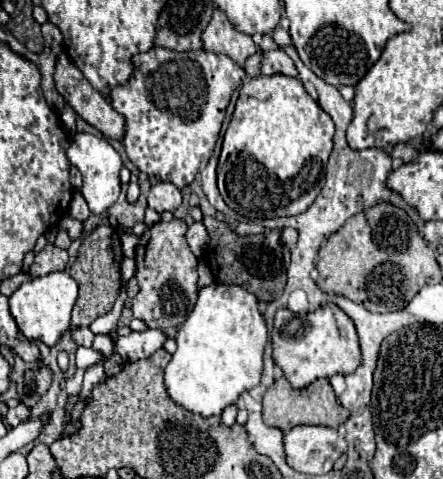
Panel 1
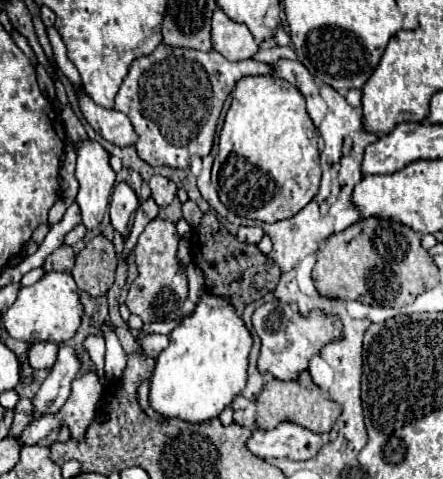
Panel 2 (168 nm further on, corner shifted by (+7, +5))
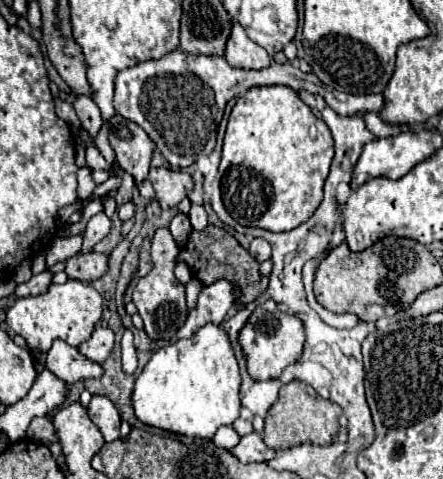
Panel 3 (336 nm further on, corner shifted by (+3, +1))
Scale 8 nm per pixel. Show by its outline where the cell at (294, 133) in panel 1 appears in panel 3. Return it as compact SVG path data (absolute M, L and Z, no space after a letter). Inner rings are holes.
M284 85L252 87L236 99L232 107L228 129L222 147L222 201L226 211L244 227L260 227L266 231L290 231L316 211L322 201L322 187L334 157L334 139L326 123L318 119L312 109L298 97L298 93Z

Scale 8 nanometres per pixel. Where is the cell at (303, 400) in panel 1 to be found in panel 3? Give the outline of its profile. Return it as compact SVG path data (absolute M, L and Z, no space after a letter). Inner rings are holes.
M290 381L280 389L278 401L270 407L266 417L266 429L264 429L264 443L270 449L282 451L290 449L294 445L302 443L316 443L316 445L328 445L338 437L338 417L342 415L342 409L320 397L314 387L310 387L304 381Z

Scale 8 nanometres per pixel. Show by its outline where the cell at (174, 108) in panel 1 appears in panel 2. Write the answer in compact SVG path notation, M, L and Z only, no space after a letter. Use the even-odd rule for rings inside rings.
M160 43L148 57L136 59L130 67L130 73L126 75L118 95L116 95L116 107L118 111L126 113L128 119L134 125L134 131L138 135L136 141L136 153L140 159L144 159L152 167L172 167L172 169L186 169L190 167L192 159L196 157L206 157L212 149L214 135L216 135L216 125L220 117L220 109L234 89L236 81L246 75L268 75L270 67L264 63L256 63L252 59L244 59L238 63L226 61L218 51L196 51L196 49L186 49L186 47L168 47ZM204 71L208 75L208 81L212 85L212 109L204 111Z

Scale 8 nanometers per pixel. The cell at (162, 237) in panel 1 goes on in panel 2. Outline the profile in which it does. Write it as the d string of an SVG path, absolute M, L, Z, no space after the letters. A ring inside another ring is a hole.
M152 219L146 229L142 231L142 235L138 237L136 249L134 249L134 257L136 257L136 267L138 267L138 277L132 281L128 297L126 297L126 307L130 309L130 313L142 317L144 323L150 321L176 321L182 315L182 307L184 301L188 297L188 279L186 279L186 267L178 261L176 251L178 251L178 243L180 243L180 235L176 231L176 223L168 221L168 219Z

